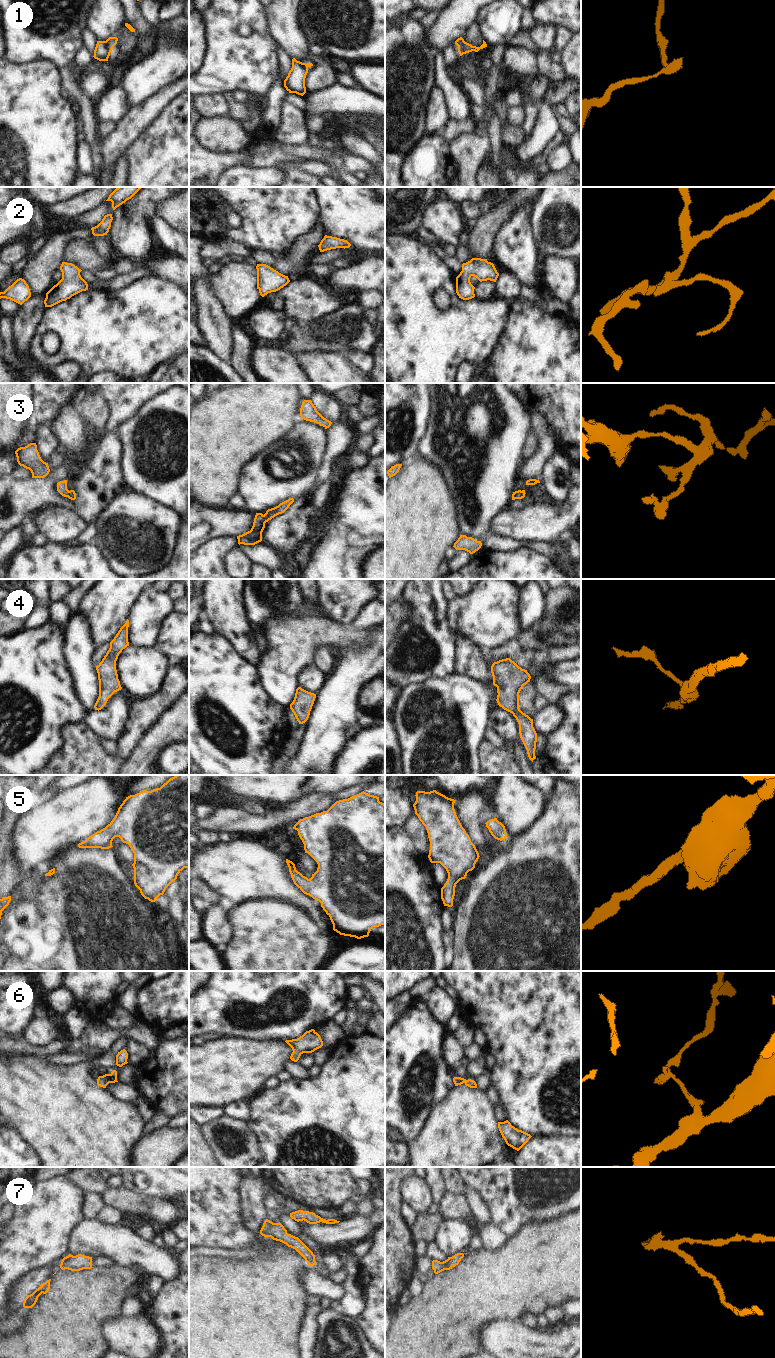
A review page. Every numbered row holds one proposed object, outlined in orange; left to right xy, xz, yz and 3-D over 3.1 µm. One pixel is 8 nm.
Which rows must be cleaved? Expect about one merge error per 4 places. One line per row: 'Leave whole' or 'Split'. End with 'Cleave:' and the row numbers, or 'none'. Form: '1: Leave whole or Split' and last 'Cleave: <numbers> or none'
1: Split
2: Leave whole
3: Leave whole
4: Leave whole
5: Leave whole
6: Leave whole
7: Leave whole
Cleave: 1

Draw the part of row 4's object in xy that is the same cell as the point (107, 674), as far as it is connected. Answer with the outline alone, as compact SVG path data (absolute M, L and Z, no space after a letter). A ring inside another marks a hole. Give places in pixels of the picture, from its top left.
M129 620L120 628L114 639L110 642L110 648L106 655L96 666L99 680L99 697L94 705L95 710L101 710L108 699L121 690L120 681L116 670L116 661L119 654L129 646L128 642Z

